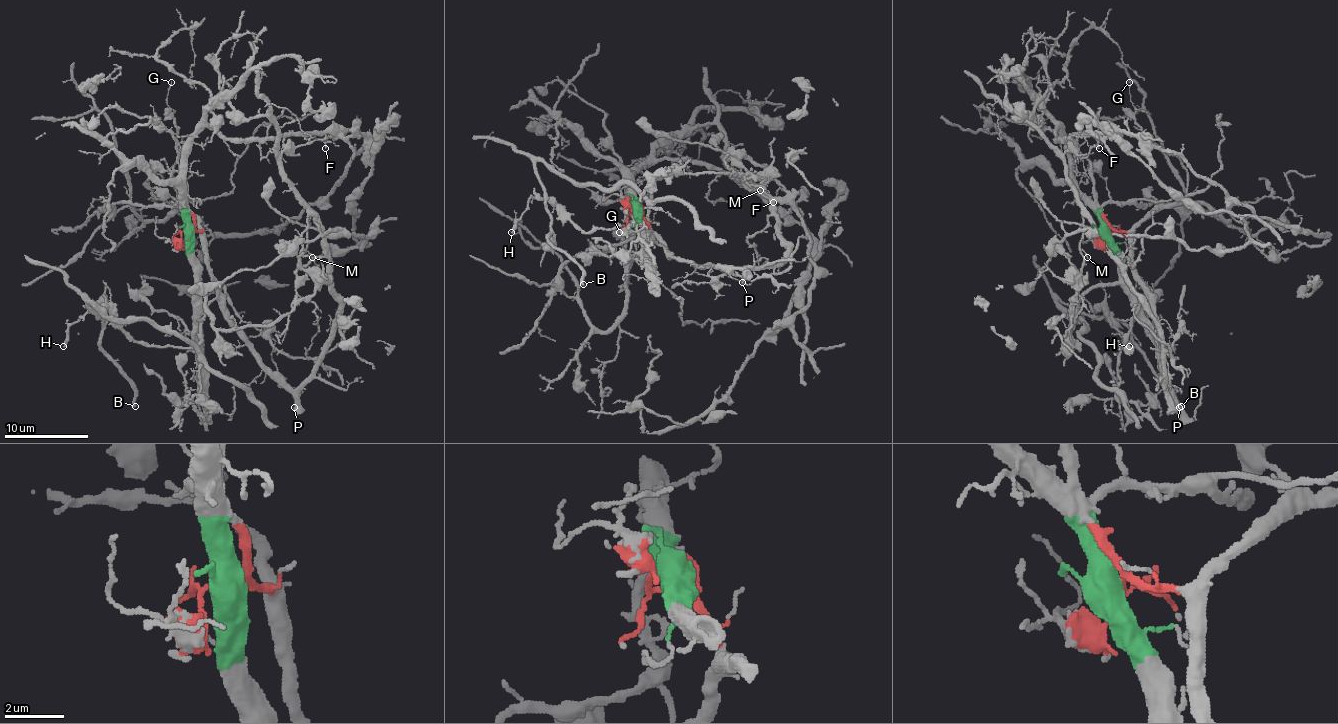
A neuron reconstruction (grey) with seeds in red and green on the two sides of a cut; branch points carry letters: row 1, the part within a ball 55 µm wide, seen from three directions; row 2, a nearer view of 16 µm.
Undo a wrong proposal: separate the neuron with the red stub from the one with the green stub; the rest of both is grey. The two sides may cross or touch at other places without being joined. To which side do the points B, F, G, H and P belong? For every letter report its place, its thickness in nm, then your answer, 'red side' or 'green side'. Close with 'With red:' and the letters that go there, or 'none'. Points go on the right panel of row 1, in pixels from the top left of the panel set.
B: (1181, 406) | 280 nm | red side
F: (1099, 148) | 80 nm | red side
G: (1129, 82) | 100 nm | red side
H: (1129, 346) | 200 nm | red side
P: (1179, 407) | 200 nm | red side
With red: B, F, G, H, P

